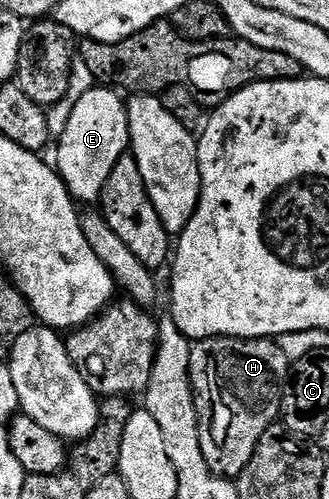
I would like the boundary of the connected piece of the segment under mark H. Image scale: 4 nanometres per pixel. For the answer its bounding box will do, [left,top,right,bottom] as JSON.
[204,336,288,478]

